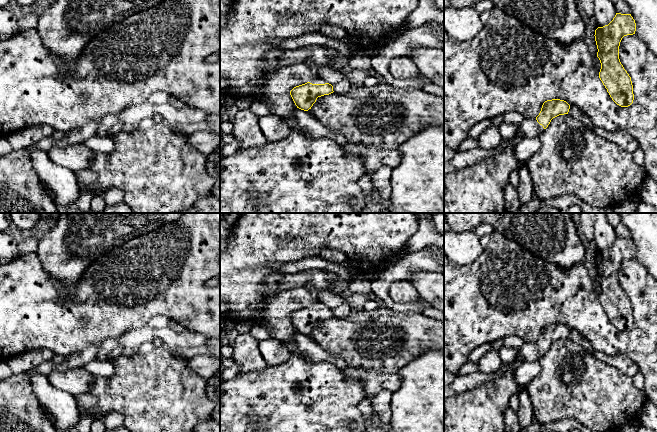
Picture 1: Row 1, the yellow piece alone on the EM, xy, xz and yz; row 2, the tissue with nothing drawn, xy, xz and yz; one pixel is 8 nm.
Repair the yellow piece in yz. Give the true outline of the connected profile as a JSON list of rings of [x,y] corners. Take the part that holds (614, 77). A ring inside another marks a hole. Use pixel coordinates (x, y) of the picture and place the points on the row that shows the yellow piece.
[[[616,13],[613,20],[595,30],[597,57],[601,63],[599,78],[612,100],[621,107],[633,103],[633,85],[631,77],[619,59],[619,46],[622,38],[633,35],[636,23],[631,14]]]

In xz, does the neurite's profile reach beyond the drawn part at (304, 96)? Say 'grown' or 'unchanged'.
grown

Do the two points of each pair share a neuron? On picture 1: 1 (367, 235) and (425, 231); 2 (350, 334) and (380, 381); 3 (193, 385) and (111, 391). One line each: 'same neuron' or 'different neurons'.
1: different neurons
2: different neurons
3: same neuron

